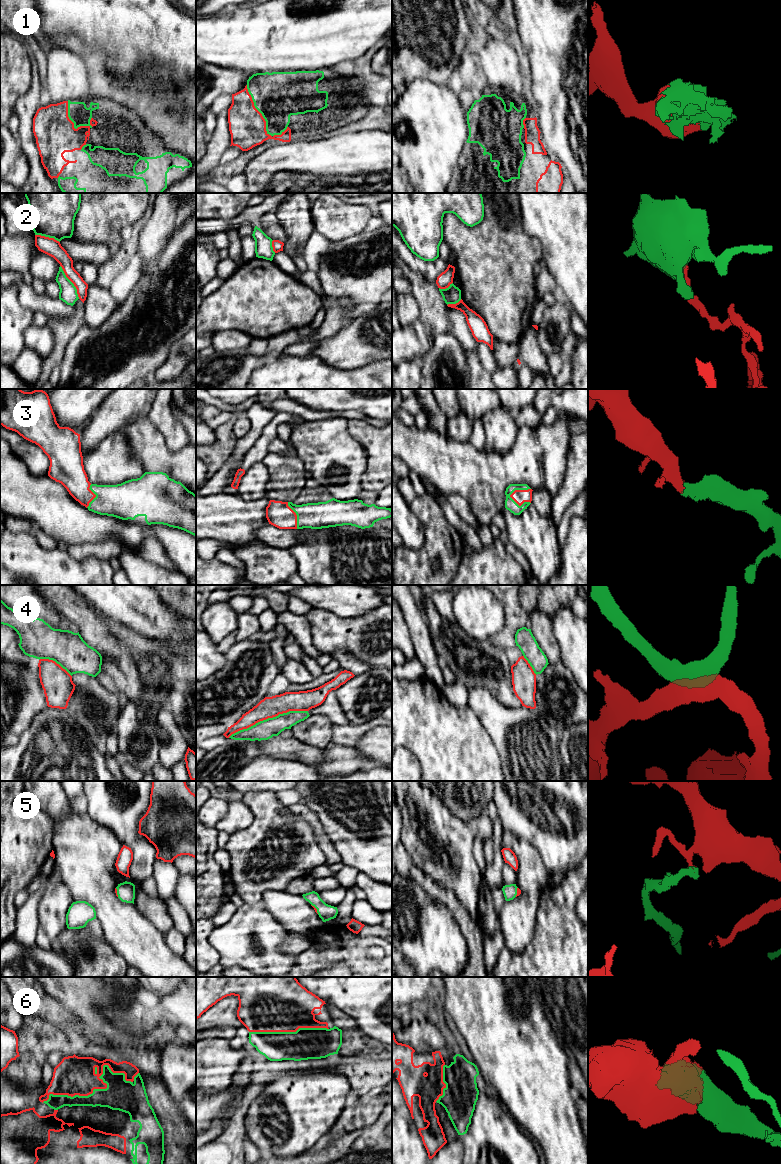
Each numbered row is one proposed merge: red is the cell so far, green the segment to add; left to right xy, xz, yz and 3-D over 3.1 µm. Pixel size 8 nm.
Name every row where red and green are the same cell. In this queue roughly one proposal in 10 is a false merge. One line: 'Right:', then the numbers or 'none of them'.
Right: 1, 3, 4, 5, 6

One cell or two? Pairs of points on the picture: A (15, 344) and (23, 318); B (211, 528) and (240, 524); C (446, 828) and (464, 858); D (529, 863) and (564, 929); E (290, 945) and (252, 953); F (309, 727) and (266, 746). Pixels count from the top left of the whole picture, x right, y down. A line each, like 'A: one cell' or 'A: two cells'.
A: one cell
B: one cell
C: one cell
D: two cells
E: two cells
F: one cell

